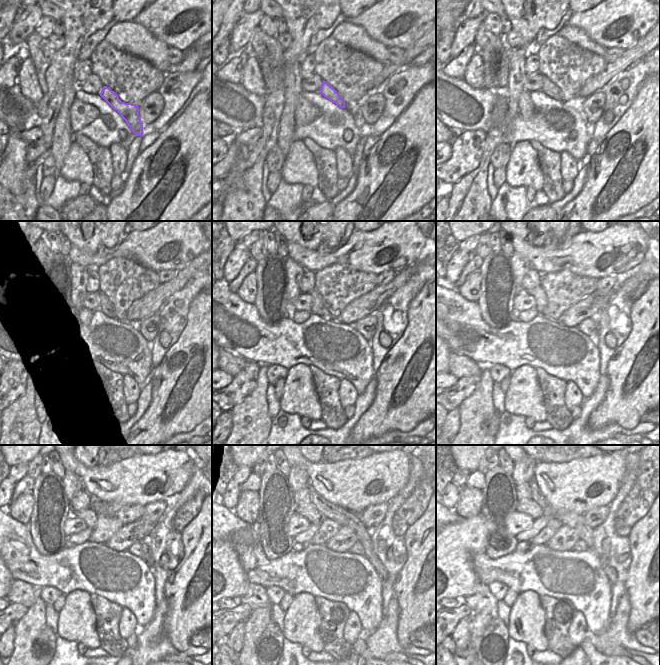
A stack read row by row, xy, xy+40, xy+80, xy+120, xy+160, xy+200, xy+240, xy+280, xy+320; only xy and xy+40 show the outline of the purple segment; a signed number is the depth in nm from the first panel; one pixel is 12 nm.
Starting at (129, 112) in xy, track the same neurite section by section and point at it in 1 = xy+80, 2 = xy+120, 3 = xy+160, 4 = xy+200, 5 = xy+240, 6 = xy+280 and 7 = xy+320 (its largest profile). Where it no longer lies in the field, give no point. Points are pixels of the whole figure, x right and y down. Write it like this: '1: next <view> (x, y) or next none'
1: next xy+80 (550, 89)
2: next xy+120 (99, 307)
3: next xy+160 (318, 307)
4: next xy+200 (538, 293)
5: next xy+240 (89, 516)
6: next xy+280 (310, 512)
7: next xy+320 (527, 506)

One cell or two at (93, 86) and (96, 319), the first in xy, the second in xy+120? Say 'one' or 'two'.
two

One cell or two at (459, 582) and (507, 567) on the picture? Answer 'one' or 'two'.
two

